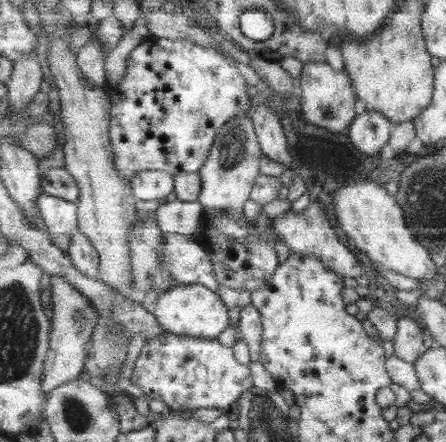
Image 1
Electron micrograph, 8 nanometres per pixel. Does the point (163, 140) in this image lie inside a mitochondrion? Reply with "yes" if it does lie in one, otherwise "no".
no

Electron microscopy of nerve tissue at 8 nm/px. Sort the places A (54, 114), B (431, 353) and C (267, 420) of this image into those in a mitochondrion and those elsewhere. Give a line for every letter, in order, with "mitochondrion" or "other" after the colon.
A: other
B: other
C: mitochondrion

